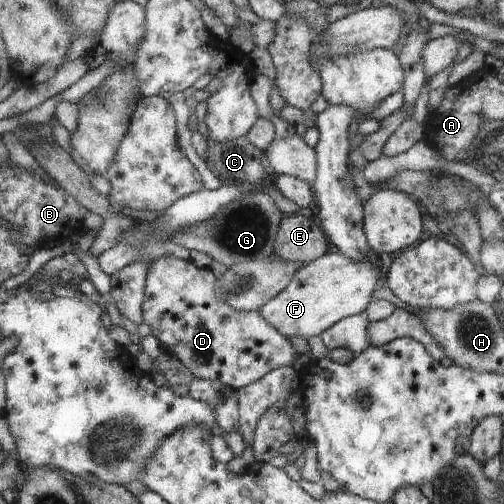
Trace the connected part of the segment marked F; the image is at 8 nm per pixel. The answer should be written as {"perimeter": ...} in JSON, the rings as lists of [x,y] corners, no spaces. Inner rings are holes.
{"perimeter":[[[339,252],[323,253],[322,256],[315,258],[312,262],[303,264],[295,272],[287,287],[266,304],[263,304],[258,312],[267,324],[279,332],[280,336],[285,338],[287,336],[299,336],[306,340],[309,336],[318,336],[339,320],[363,312],[371,301],[372,292],[380,286],[379,282],[381,281],[379,279],[383,274],[379,261],[373,254],[367,256],[367,261],[355,261],[346,258]]]}

